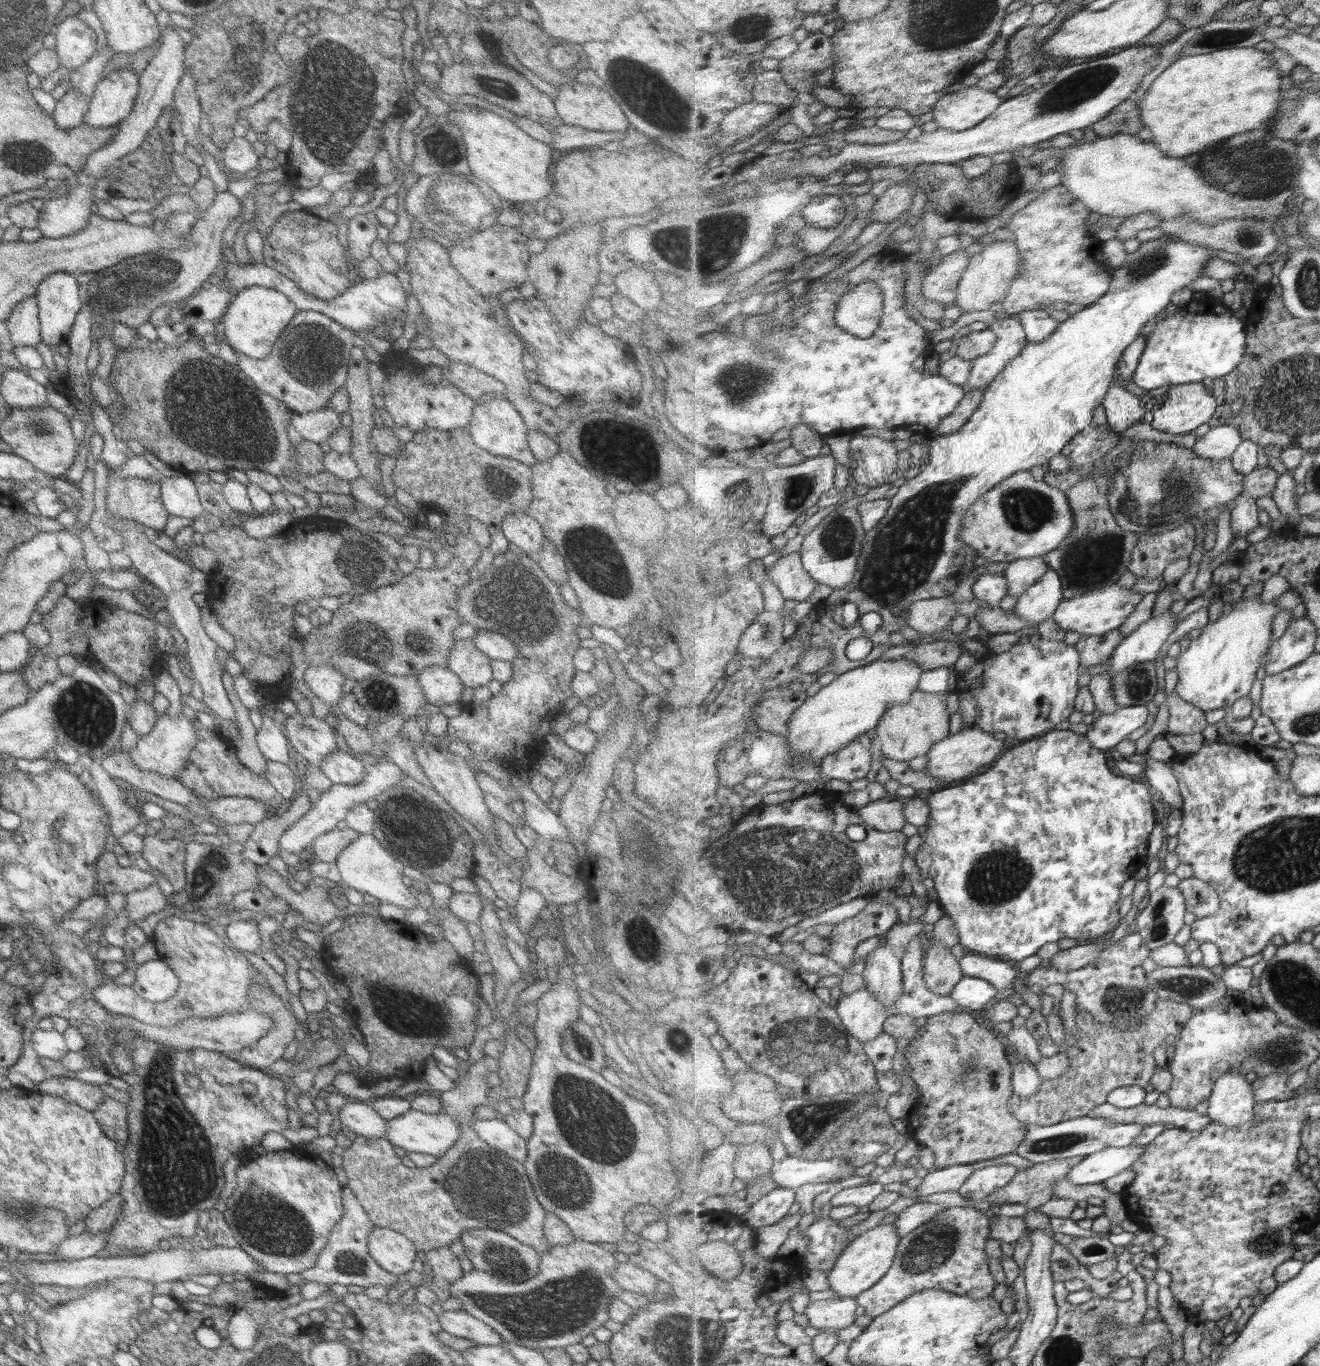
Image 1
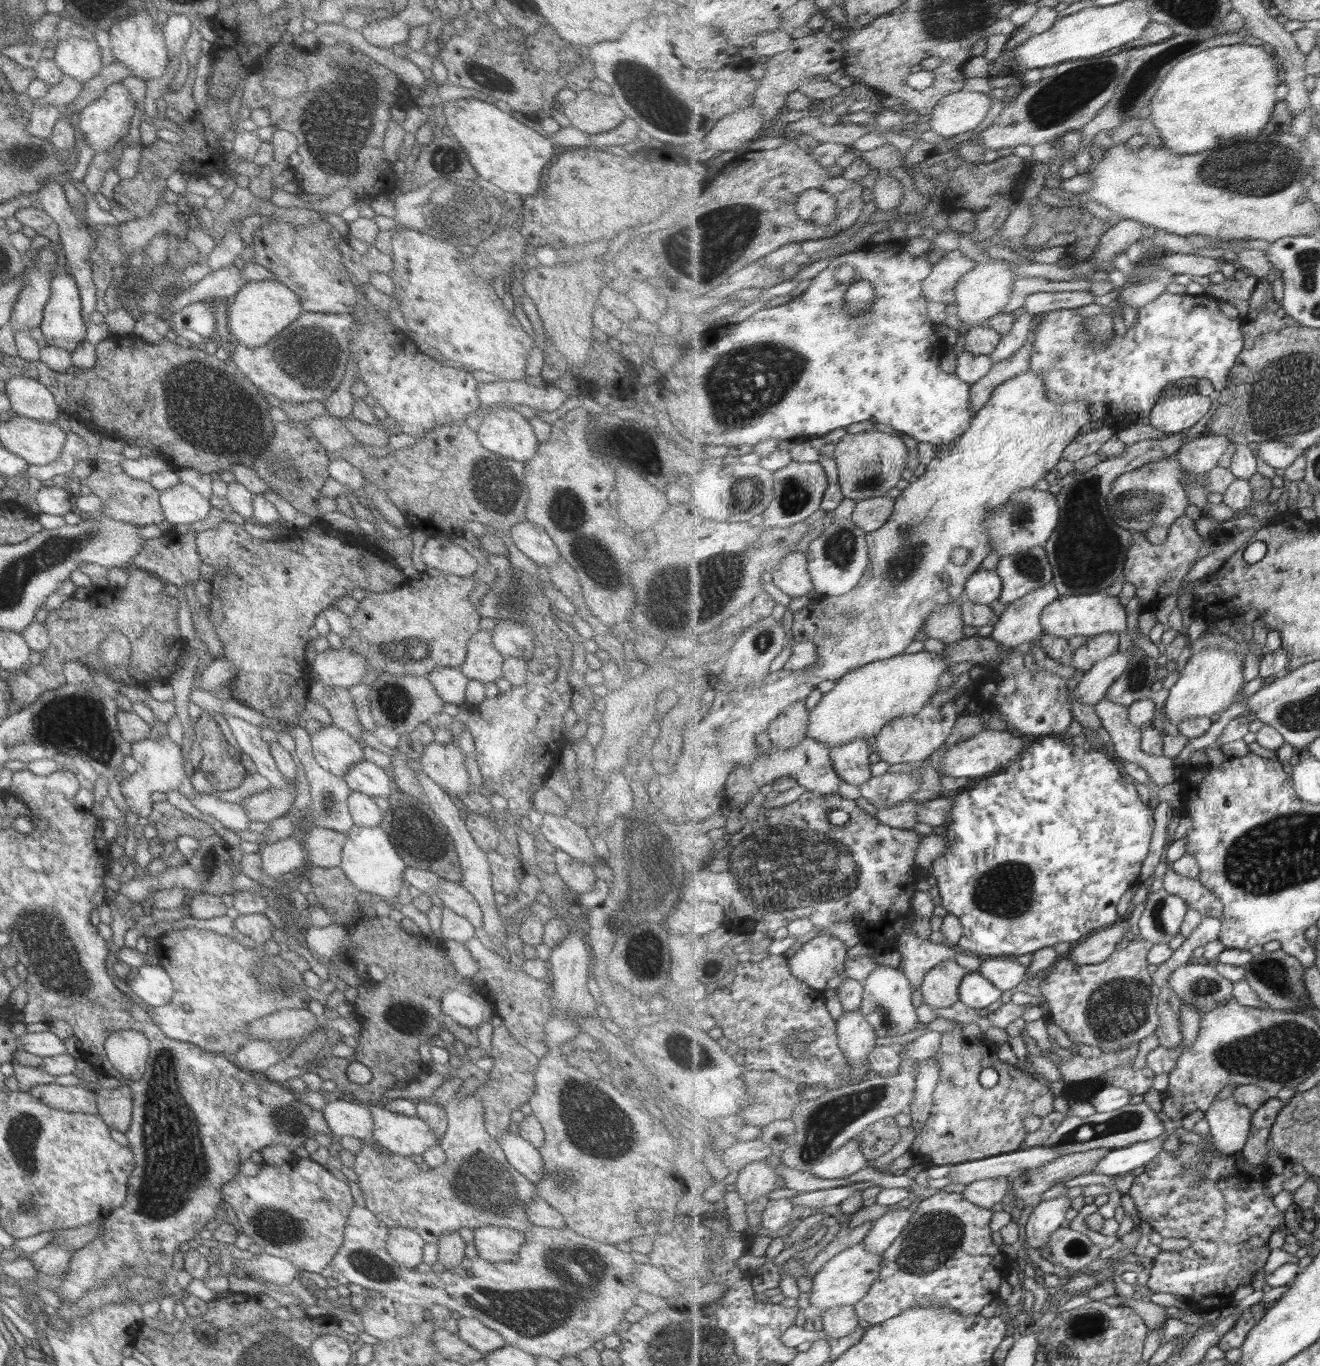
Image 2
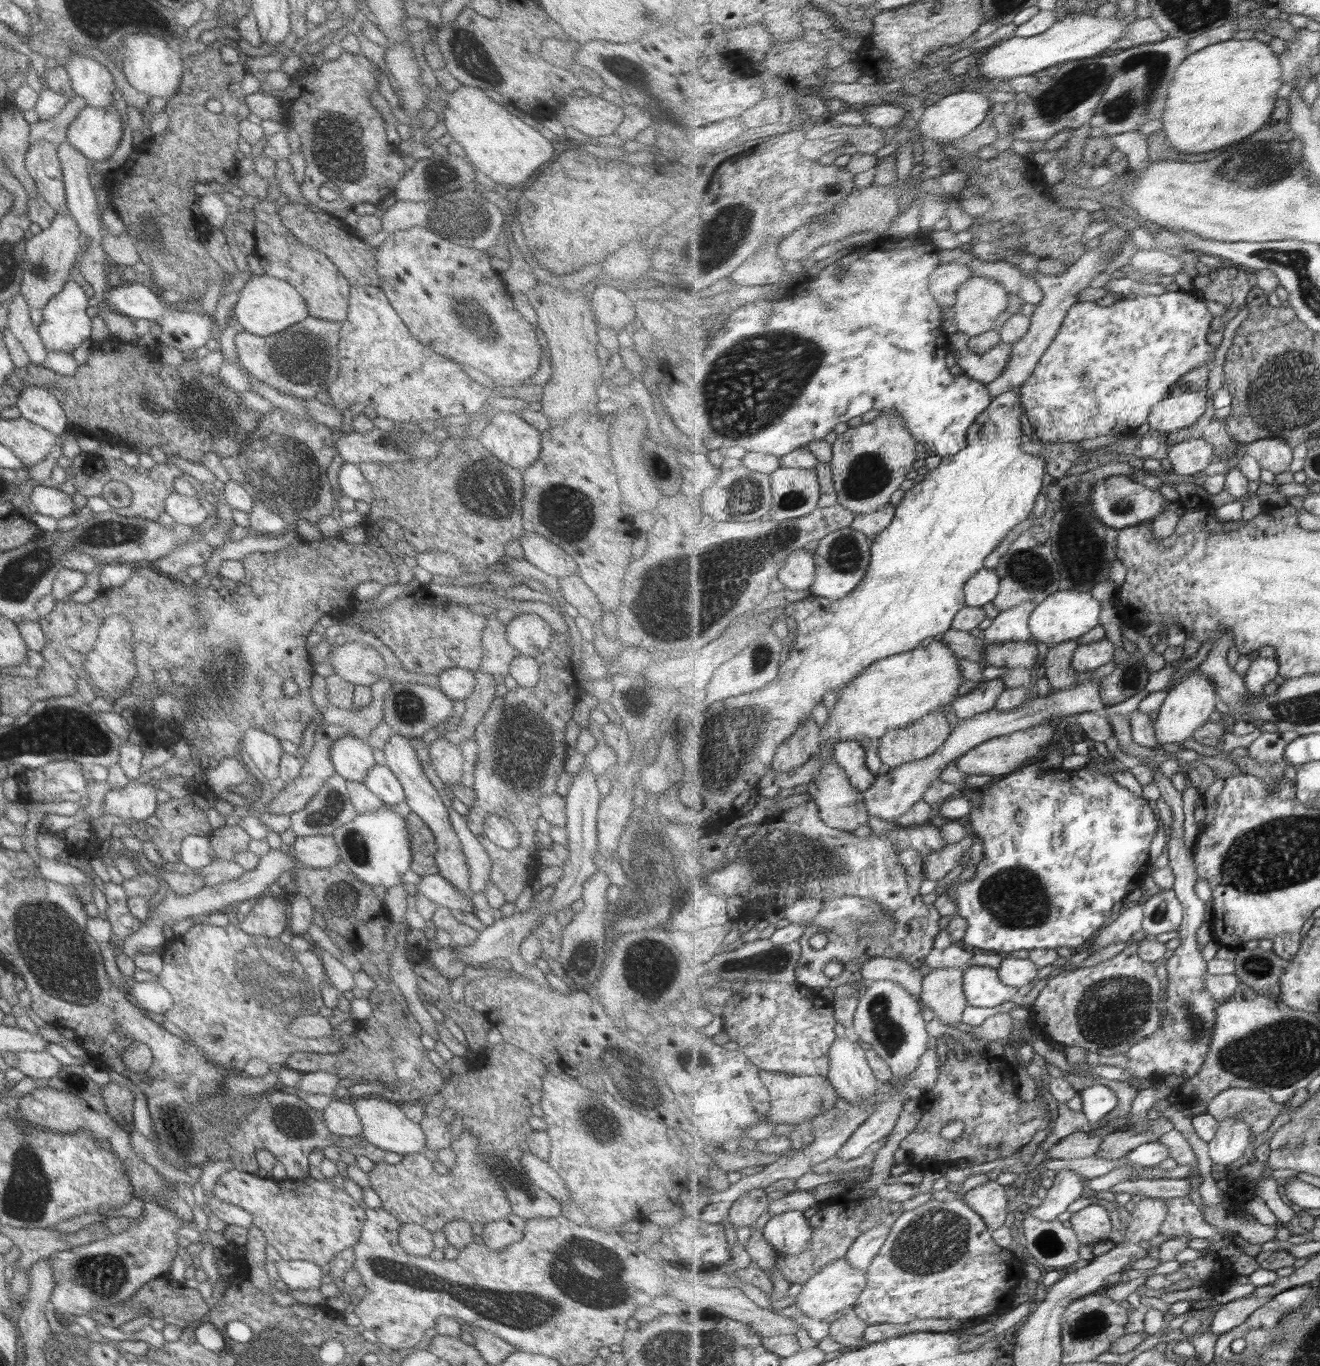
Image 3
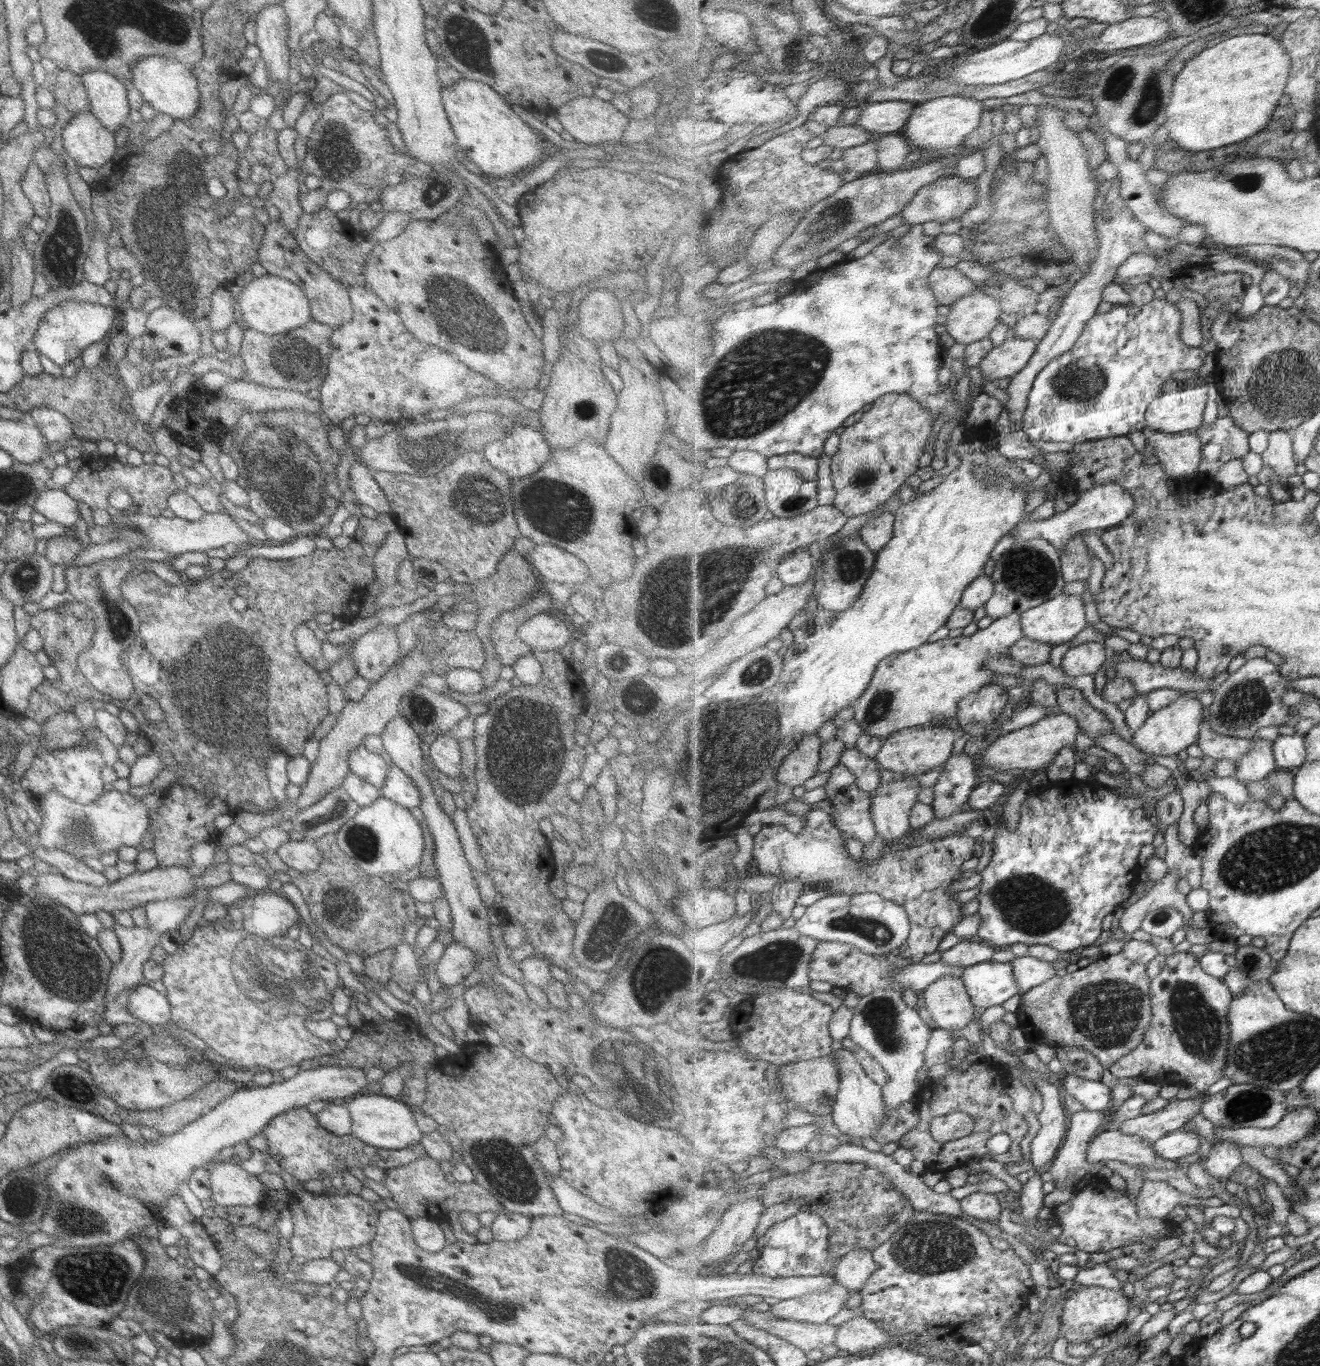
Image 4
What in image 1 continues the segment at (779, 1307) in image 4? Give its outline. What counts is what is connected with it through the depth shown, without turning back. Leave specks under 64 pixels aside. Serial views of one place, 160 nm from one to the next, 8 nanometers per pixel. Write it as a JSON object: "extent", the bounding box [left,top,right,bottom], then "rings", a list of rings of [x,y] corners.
{"extent":[827,1223,903,1299],"rings":[[[894,1223],[877,1225],[857,1237],[851,1246],[846,1246],[830,1270],[827,1276],[830,1290],[835,1291],[839,1299],[858,1299],[861,1294],[867,1293],[867,1290],[881,1281],[894,1265],[902,1240],[903,1237],[899,1236],[899,1227],[895,1227]]]}

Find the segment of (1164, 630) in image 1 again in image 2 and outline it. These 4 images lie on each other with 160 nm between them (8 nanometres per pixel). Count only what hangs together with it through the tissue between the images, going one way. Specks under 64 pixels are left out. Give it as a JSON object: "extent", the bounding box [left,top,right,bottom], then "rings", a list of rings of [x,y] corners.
{"extent":[1074,647,1133,707],"rings":[[[1133,647],[1128,653],[1119,651],[1109,658],[1099,660],[1091,671],[1082,673],[1082,679],[1074,690],[1074,698],[1079,699],[1081,703],[1095,707],[1108,694],[1109,688],[1115,686],[1116,681],[1127,670],[1133,651]]]}

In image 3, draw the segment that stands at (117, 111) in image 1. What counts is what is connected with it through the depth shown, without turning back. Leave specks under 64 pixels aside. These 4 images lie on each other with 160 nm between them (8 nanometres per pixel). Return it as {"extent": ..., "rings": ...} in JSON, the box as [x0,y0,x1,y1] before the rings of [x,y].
{"extent":[66,103,121,162],"rings":[[[113,103],[106,108],[84,106],[66,128],[66,141],[88,162],[103,162],[121,136],[121,118]]]}

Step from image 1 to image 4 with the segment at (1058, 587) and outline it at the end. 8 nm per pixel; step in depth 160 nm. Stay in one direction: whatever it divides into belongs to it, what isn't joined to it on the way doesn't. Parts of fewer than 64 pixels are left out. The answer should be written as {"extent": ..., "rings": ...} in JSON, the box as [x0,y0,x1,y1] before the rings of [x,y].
{"extent":[853,612,1023,739],"rings":[[[1015,612],[993,620],[988,627],[979,629],[972,635],[944,638],[939,642],[922,644],[918,649],[906,653],[892,654],[878,664],[873,681],[867,687],[867,693],[853,706],[853,717],[863,732],[882,739],[887,739],[904,729],[929,726],[933,719],[945,719],[956,726],[959,703],[963,698],[980,692],[983,687],[993,684],[995,680],[995,673],[985,670],[988,660],[997,654],[1009,656],[1010,648],[1023,637],[1022,614]]]}

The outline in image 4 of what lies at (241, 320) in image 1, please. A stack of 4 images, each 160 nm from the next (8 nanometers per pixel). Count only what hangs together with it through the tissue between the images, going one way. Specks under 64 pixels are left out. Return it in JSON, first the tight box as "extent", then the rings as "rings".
{"extent":[238,275,311,335],"rings":[[[272,275],[253,277],[238,293],[239,312],[245,326],[259,334],[275,335],[293,330],[311,320],[308,300],[303,291],[295,284]]]}

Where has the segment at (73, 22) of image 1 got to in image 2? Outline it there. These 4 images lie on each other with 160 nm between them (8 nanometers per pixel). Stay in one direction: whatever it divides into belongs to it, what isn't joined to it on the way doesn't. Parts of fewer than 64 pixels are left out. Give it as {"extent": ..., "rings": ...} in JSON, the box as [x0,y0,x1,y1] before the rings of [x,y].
{"extent":[52,36,105,83],"rings":[[[83,36],[58,40],[52,61],[63,75],[83,83],[100,73],[105,58],[95,41]]]}

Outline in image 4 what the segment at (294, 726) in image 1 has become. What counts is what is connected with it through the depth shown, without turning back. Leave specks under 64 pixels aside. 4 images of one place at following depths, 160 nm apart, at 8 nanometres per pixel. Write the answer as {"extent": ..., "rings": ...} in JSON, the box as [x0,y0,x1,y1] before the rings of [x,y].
{"extent":[347,745,388,789],"rings":[[[361,745],[351,751],[347,757],[349,773],[359,776],[361,780],[378,789],[383,786],[387,766],[388,764],[384,762],[381,756],[371,754]]]}

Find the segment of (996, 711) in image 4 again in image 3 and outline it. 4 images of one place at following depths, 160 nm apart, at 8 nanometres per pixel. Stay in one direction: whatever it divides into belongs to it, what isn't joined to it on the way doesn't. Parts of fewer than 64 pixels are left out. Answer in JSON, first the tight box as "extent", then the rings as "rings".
{"extent":[953,678,1005,720],"rings":[[[1001,678],[982,681],[976,689],[967,695],[959,696],[953,703],[957,720],[973,718],[994,710],[999,696],[1005,692],[1005,684]]]}

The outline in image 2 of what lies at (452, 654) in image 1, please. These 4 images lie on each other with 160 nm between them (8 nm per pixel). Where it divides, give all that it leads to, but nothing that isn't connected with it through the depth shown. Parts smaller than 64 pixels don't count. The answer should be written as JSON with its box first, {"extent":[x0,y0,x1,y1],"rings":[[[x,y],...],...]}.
{"extent":[458,631,504,683],"rings":[[[489,631],[472,632],[467,639],[466,655],[463,664],[458,668],[468,681],[495,683],[502,678],[504,656],[492,645]]]}

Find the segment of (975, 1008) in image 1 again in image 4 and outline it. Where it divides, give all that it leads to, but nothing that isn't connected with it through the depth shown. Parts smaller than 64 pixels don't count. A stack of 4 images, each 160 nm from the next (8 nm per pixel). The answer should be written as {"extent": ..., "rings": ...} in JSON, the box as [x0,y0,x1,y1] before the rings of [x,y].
{"extent":[962,962,1021,1008],"rings":[[[985,962],[966,968],[962,979],[974,1005],[993,1008],[1021,994],[1011,962]]]}

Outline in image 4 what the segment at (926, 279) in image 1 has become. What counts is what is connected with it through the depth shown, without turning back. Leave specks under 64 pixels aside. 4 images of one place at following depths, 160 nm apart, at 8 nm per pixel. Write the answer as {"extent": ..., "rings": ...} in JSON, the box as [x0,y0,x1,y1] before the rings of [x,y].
{"extent":[929,267,979,307],"rings":[[[954,267],[937,268],[929,280],[941,306],[952,307],[960,298],[973,294],[979,287],[979,284]]]}

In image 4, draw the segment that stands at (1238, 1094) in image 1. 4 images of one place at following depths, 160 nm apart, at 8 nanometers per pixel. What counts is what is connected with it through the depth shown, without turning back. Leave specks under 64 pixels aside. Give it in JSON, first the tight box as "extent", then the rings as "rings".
{"extent":[1204,1140,1244,1180],"rings":[[[1225,1140],[1211,1147],[1210,1156],[1204,1162],[1204,1166],[1215,1179],[1225,1178],[1227,1180],[1244,1164],[1239,1143]]]}

